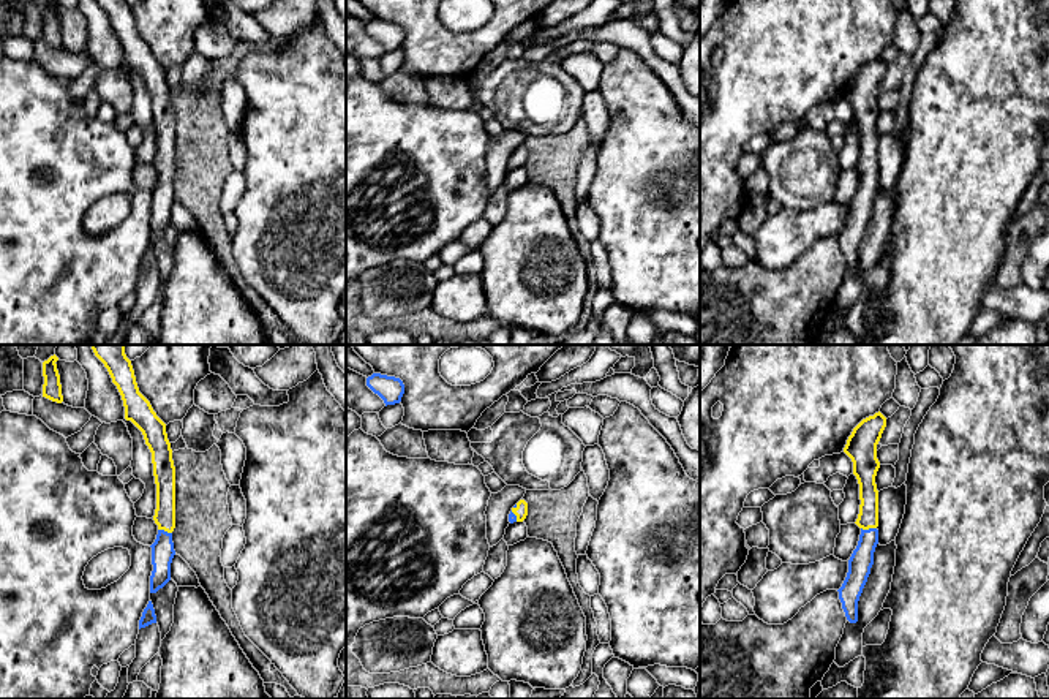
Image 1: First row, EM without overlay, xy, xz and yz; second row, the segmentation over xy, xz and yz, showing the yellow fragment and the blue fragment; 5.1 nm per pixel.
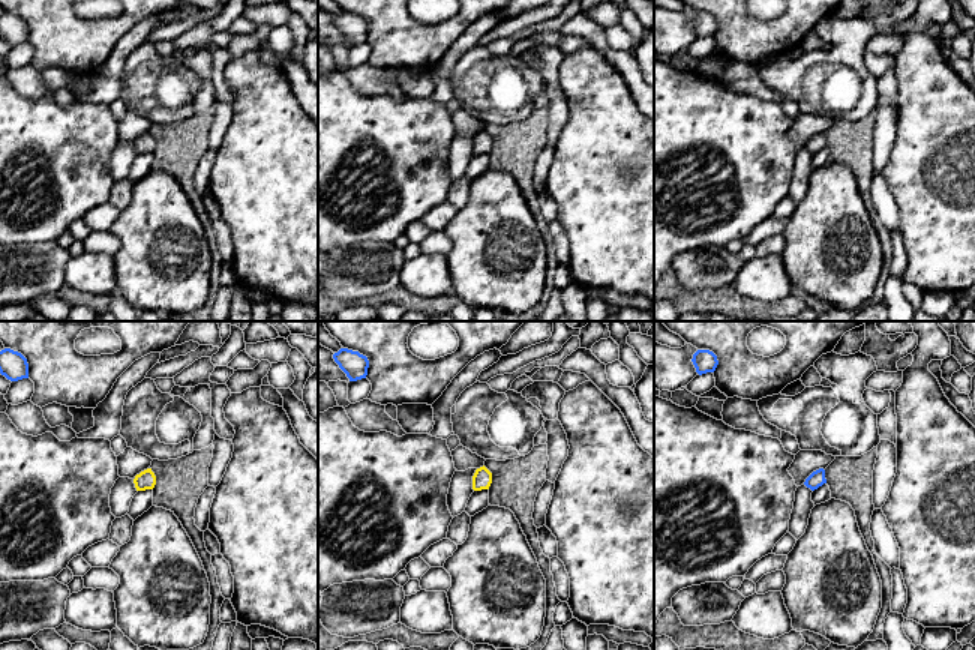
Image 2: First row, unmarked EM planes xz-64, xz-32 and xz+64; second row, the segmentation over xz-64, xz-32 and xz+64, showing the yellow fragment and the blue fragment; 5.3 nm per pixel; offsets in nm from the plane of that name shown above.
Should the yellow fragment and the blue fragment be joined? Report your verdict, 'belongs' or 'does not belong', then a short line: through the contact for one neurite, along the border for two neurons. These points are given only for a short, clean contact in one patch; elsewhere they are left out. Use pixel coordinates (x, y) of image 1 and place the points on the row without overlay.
belongs | yz (868, 163), (869, 173), (869, 184), (861, 206)

